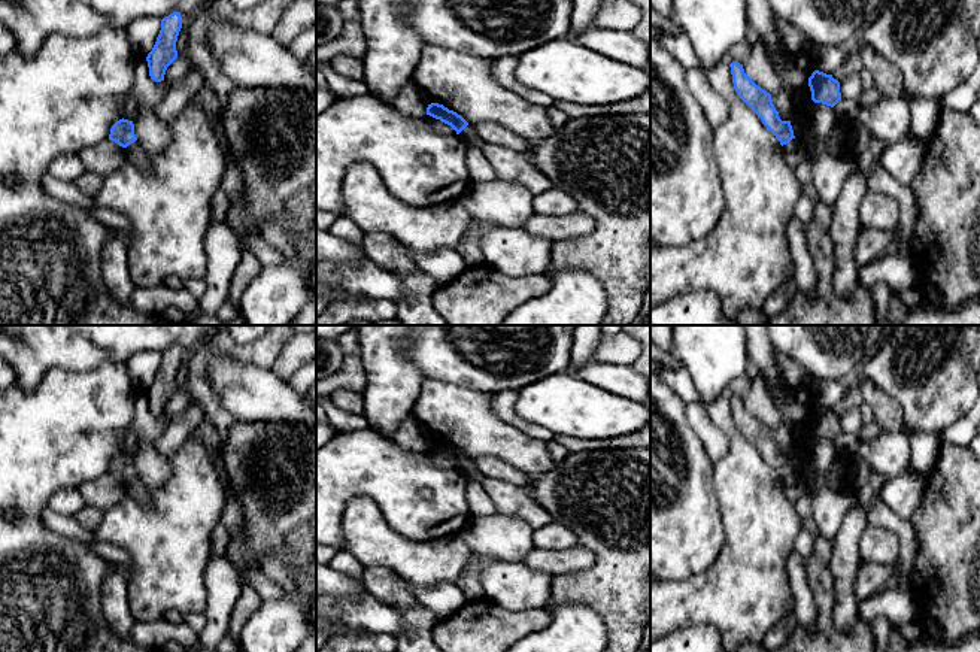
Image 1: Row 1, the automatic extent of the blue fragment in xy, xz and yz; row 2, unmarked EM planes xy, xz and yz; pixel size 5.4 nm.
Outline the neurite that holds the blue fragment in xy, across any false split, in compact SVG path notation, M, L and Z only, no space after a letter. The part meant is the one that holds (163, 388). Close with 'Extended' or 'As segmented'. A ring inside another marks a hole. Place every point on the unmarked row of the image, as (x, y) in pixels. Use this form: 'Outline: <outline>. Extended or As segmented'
Outline: M178 346L161 354L161 364L146 395L149 410L155 416L164 415L167 401L178 392L176 376L182 363L182 351Z. As segmented

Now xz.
Outline: M439 437L428 439L427 449L450 460L456 468L459 468L468 460L468 457L461 449Z. As segmented

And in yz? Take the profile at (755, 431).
Outline: M732 395L729 401L737 430L761 452L762 458L777 471L780 479L783 480L795 473L791 455L780 454L771 428L758 421L744 407L743 398Z. As segmented

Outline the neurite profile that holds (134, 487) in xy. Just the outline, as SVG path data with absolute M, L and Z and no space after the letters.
M137 474L125 482L125 491L139 503L149 503L148 485Z

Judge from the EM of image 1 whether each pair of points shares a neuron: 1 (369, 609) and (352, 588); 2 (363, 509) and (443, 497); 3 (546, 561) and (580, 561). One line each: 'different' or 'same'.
1: different
2: different
3: same

